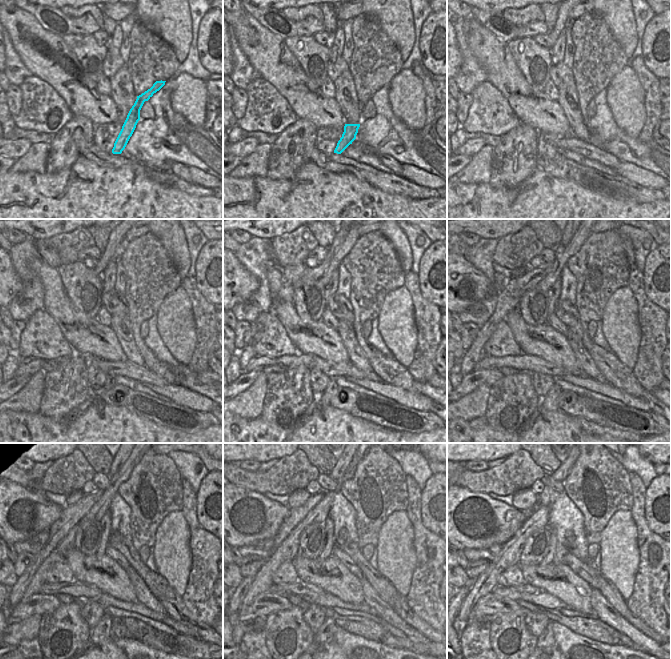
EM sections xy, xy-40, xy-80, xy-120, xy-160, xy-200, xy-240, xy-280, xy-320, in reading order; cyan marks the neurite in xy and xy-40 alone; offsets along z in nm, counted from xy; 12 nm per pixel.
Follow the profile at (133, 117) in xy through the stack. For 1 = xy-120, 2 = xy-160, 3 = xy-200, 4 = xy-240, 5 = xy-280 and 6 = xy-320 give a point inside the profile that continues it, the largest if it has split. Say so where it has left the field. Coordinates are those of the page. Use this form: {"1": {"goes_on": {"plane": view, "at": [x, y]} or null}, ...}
{"1": {"goes_on": {"plane": "xy-120", "at": [110, 381]}}, "2": {"goes_on": {"plane": "xy-160", "at": [324, 398]}}, "3": {"goes_on": {"plane": "xy-200", "at": [550, 402]}}, "4": {"goes_on": {"plane": "xy-240", "at": [101, 631]}}, "5": {"goes_on": {"plane": "xy-280", "at": [325, 634]}}, "6": {"goes_on": {"plane": "xy-320", "at": [546, 640]}}}

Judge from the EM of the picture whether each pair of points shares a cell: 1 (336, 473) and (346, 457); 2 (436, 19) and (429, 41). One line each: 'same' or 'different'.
1: same
2: same

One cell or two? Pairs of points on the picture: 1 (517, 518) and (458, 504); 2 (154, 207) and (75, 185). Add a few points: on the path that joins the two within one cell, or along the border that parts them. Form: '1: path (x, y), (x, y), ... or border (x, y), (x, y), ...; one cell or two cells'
1: path (502, 518), (485, 518), (473, 507); one cell
2: path (134, 208), (98, 208), (95, 205); one cell

